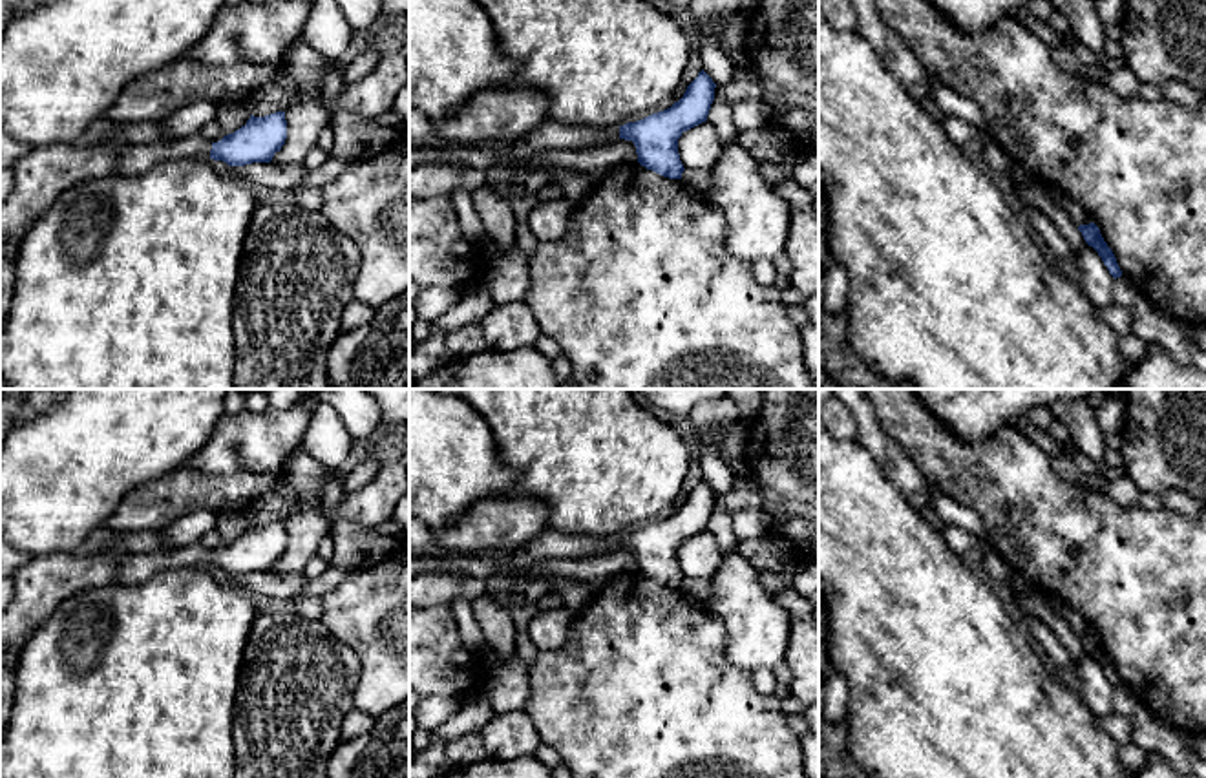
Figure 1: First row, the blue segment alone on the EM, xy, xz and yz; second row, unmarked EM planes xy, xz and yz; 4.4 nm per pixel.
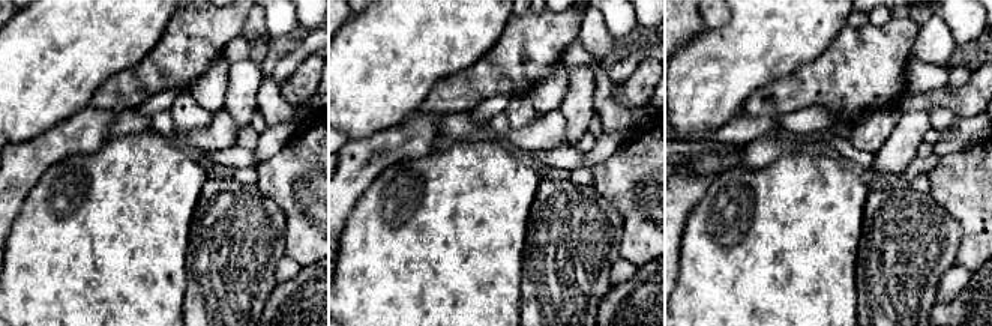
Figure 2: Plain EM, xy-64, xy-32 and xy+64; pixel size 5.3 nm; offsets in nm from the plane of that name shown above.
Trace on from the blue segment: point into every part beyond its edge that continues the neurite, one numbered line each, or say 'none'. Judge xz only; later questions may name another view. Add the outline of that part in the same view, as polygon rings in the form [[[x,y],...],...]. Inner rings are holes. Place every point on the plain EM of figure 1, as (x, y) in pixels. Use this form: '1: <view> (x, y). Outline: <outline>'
1: xz (547, 545). Outline: [[[545,530],[534,541],[515,550],[513,564],[523,570],[550,557],[585,559],[608,555],[616,550],[619,550],[619,537],[563,535]]]

